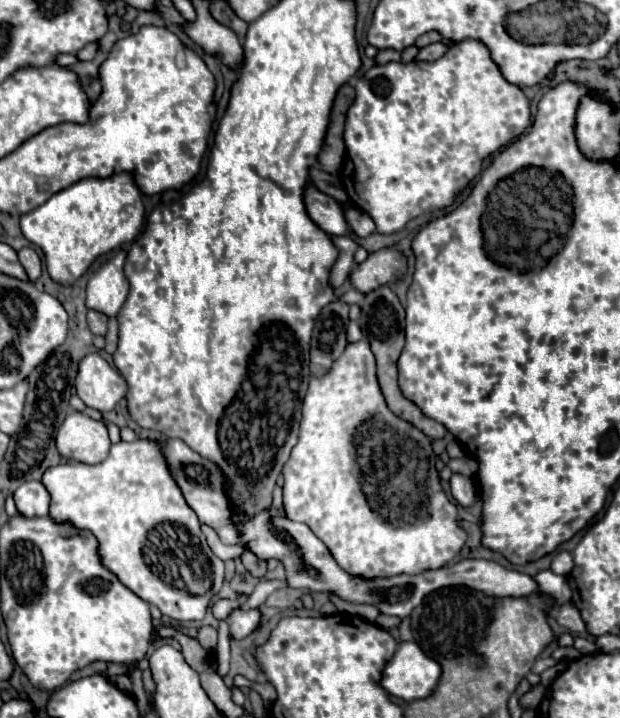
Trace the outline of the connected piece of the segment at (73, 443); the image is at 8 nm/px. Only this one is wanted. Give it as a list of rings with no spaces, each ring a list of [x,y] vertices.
[[[70,412],[56,436],[58,454],[82,464],[100,464],[110,450],[108,430],[82,412]]]

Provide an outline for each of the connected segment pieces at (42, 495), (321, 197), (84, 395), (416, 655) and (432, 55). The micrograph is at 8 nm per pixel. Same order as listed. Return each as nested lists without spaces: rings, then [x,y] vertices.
[[[26,482],[14,492],[18,514],[22,516],[46,516],[48,514],[48,492],[40,482]]]
[[[314,184],[306,186],[304,202],[306,202],[308,216],[324,232],[336,234],[336,236],[344,236],[348,232],[342,204],[338,204],[336,200],[330,200],[330,196],[326,196],[324,192],[318,192],[318,188],[314,188]]]
[[[88,354],[78,362],[78,376],[74,380],[78,398],[90,406],[96,408],[100,412],[110,412],[126,394],[126,382],[124,378],[118,374],[116,368],[110,368],[110,364],[100,356],[100,354]]]
[[[402,642],[386,662],[380,684],[388,694],[412,702],[432,694],[440,672],[438,662],[428,658],[416,642]]]
[[[442,42],[430,44],[430,46],[426,46],[426,48],[422,48],[422,50],[418,52],[416,62],[434,62],[434,60],[438,60],[446,50],[448,50],[448,46],[442,44]]]

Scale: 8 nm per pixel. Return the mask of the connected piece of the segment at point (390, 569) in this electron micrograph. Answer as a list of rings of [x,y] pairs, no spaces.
[[[360,340],[356,344],[348,344],[342,356],[334,362],[330,374],[324,378],[310,378],[308,392],[304,396],[302,404],[302,422],[300,422],[300,434],[298,434],[298,444],[294,446],[290,460],[284,464],[284,508],[290,520],[306,524],[330,550],[334,556],[336,564],[344,570],[350,572],[352,576],[362,576],[366,580],[372,578],[390,578],[398,574],[418,574],[426,570],[436,570],[442,568],[446,562],[450,562],[466,542],[466,532],[458,526],[456,522],[456,506],[446,498],[442,486],[440,486],[440,476],[436,472],[436,454],[430,448],[430,438],[424,436],[420,430],[416,430],[412,424],[406,420],[394,416],[380,392],[378,380],[376,380],[376,360],[370,350],[370,344],[366,340]]]

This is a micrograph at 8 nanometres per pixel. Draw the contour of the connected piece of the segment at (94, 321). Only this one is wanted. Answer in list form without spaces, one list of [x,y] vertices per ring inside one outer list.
[[[88,310],[88,324],[90,324],[92,334],[100,334],[100,336],[104,336],[104,334],[106,334],[106,322],[108,322],[108,318],[106,318],[102,312]]]

